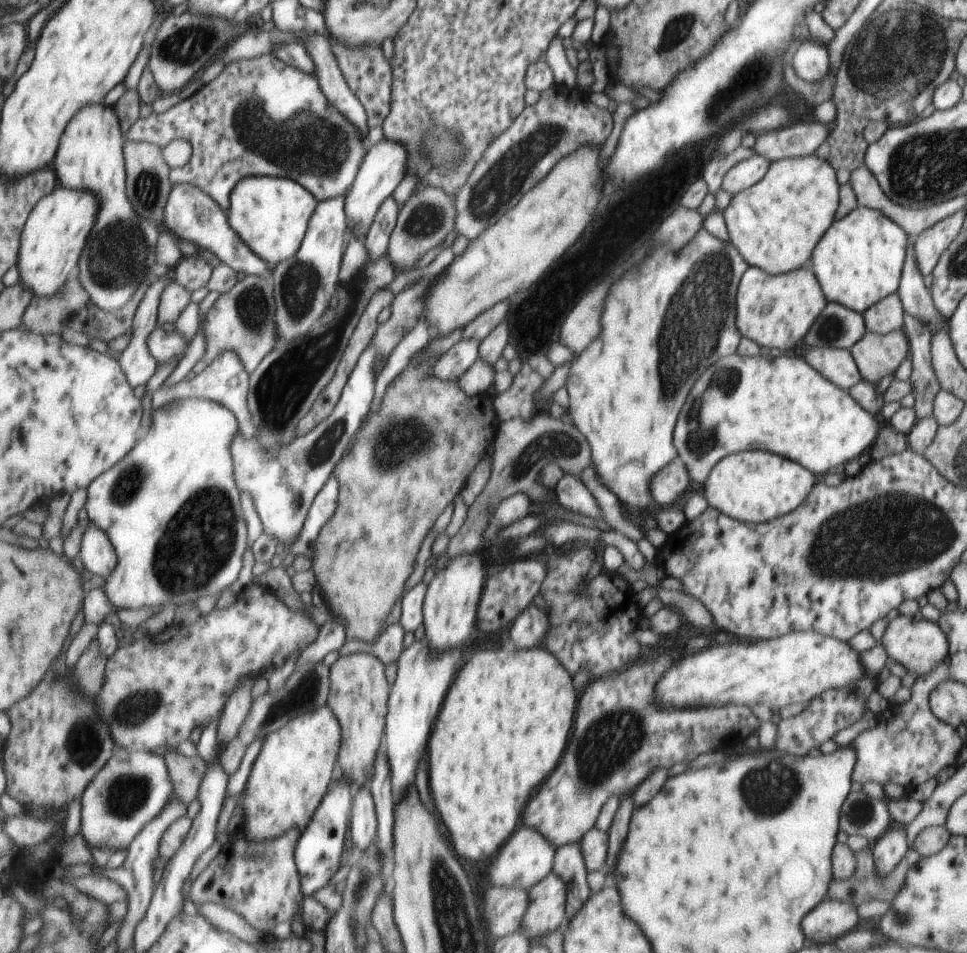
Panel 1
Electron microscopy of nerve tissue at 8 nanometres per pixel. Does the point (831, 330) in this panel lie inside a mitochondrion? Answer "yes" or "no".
yes

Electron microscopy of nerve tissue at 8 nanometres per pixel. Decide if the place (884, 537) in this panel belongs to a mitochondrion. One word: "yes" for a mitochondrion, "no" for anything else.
yes

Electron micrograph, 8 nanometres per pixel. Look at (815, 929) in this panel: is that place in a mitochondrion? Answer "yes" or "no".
no

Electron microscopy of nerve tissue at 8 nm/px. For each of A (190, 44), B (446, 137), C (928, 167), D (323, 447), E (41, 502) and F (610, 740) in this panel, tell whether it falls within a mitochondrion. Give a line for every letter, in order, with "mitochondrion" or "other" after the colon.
A: mitochondrion
B: mitochondrion
C: mitochondrion
D: mitochondrion
E: other
F: mitochondrion

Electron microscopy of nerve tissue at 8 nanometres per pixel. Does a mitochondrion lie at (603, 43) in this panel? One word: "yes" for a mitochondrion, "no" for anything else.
no

